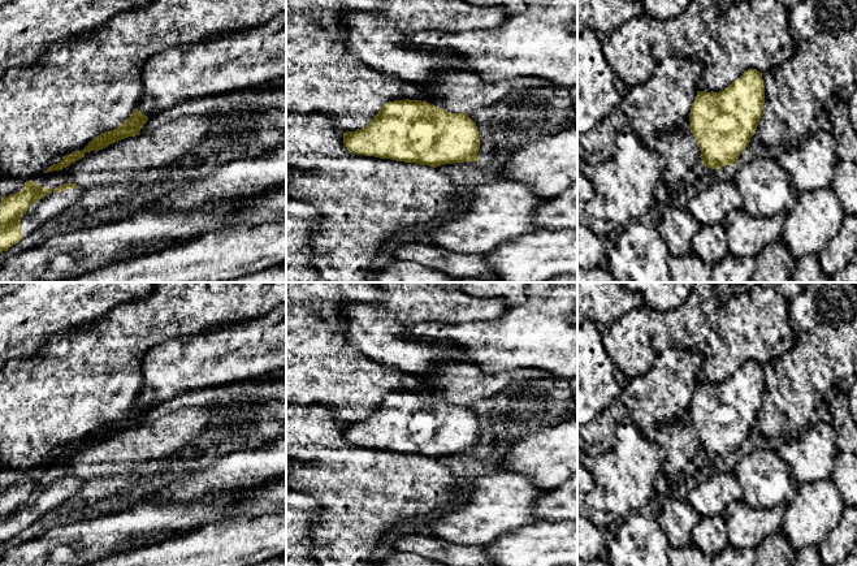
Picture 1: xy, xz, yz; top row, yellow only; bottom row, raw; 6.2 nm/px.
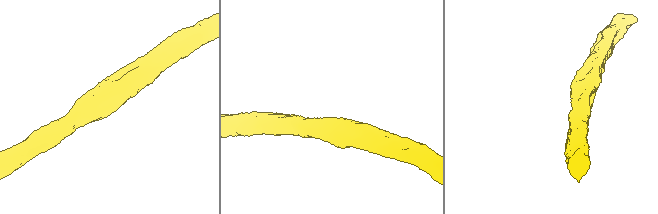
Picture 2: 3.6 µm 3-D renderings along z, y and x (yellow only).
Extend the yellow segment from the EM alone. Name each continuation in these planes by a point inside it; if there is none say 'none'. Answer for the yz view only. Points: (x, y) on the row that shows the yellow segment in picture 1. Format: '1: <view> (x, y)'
none

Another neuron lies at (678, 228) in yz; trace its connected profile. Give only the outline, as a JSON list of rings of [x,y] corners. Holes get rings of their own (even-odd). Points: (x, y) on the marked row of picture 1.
[[[668,206],[667,209],[661,213],[661,219],[655,226],[668,245],[671,256],[684,256],[692,252],[691,245],[702,225],[688,209]]]

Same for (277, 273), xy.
[[[286,264],[274,265],[252,275],[239,276],[224,282],[286,282]]]

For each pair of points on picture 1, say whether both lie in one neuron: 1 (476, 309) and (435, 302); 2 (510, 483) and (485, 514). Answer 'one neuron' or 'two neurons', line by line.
1: one neuron
2: one neuron

